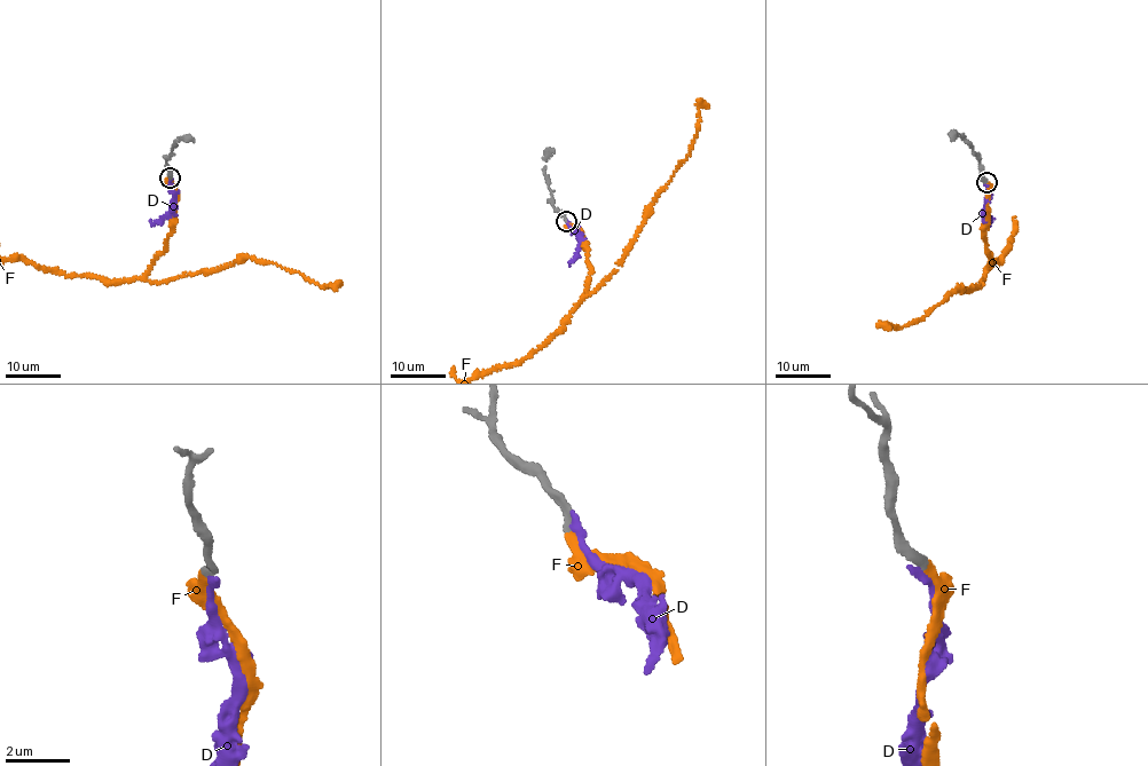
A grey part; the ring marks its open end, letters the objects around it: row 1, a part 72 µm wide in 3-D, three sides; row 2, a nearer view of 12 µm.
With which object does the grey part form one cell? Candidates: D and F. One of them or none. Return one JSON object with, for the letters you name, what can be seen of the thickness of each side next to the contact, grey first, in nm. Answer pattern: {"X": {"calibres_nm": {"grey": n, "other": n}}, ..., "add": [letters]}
{"F": {"calibres_nm": {"grey": 200, "other": 280}}, "add": ["F"]}

